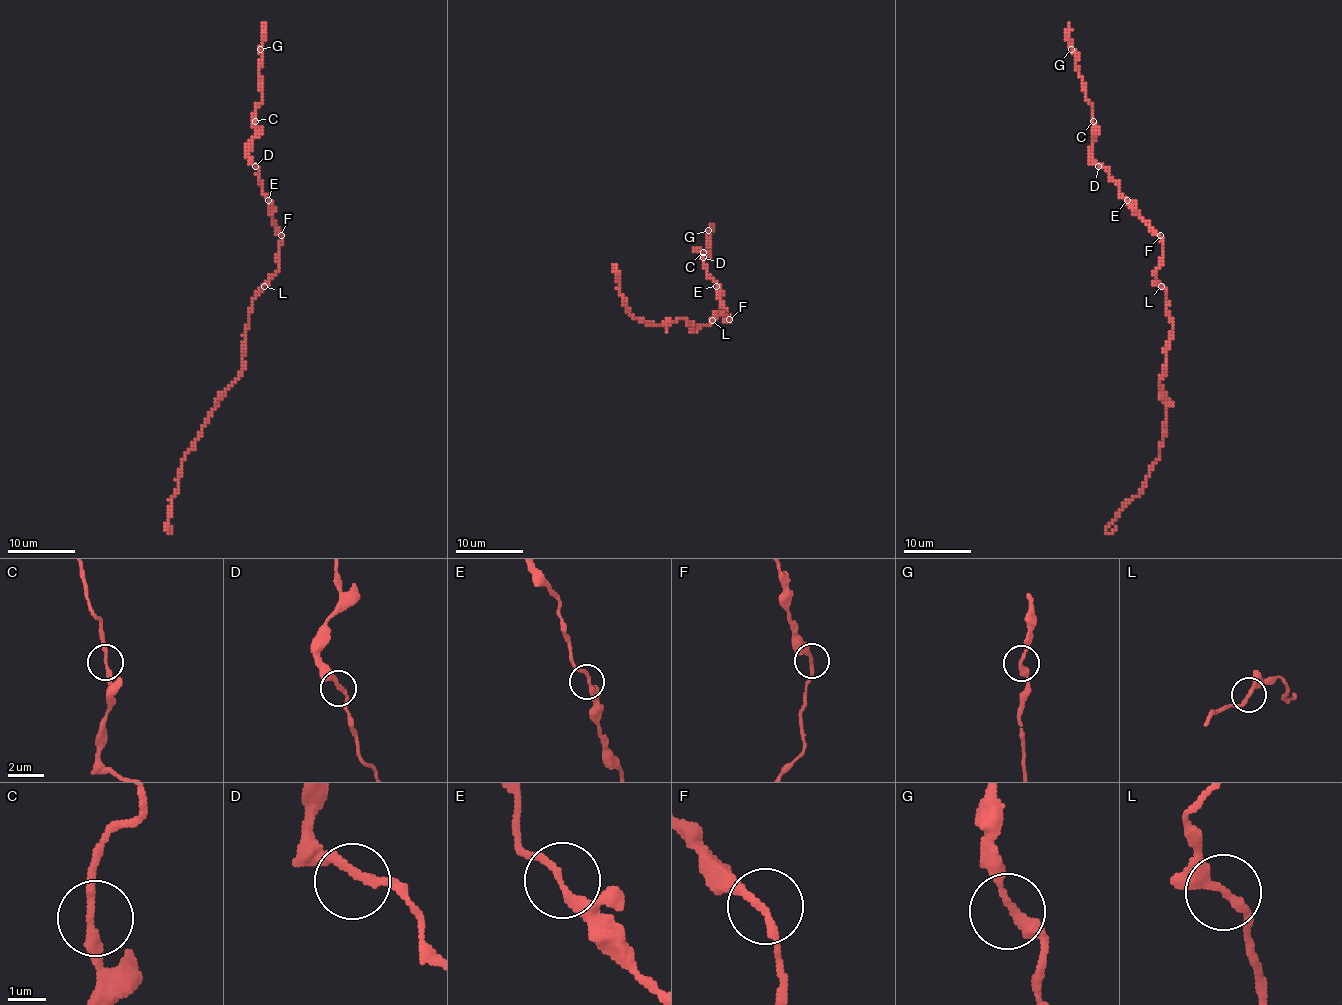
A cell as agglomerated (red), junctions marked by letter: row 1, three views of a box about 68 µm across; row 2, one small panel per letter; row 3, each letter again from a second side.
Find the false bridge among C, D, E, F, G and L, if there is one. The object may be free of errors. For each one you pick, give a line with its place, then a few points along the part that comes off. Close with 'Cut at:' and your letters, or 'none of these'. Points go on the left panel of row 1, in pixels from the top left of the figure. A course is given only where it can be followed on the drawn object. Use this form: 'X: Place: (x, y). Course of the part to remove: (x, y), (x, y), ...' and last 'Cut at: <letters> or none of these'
Cut at: none of these

